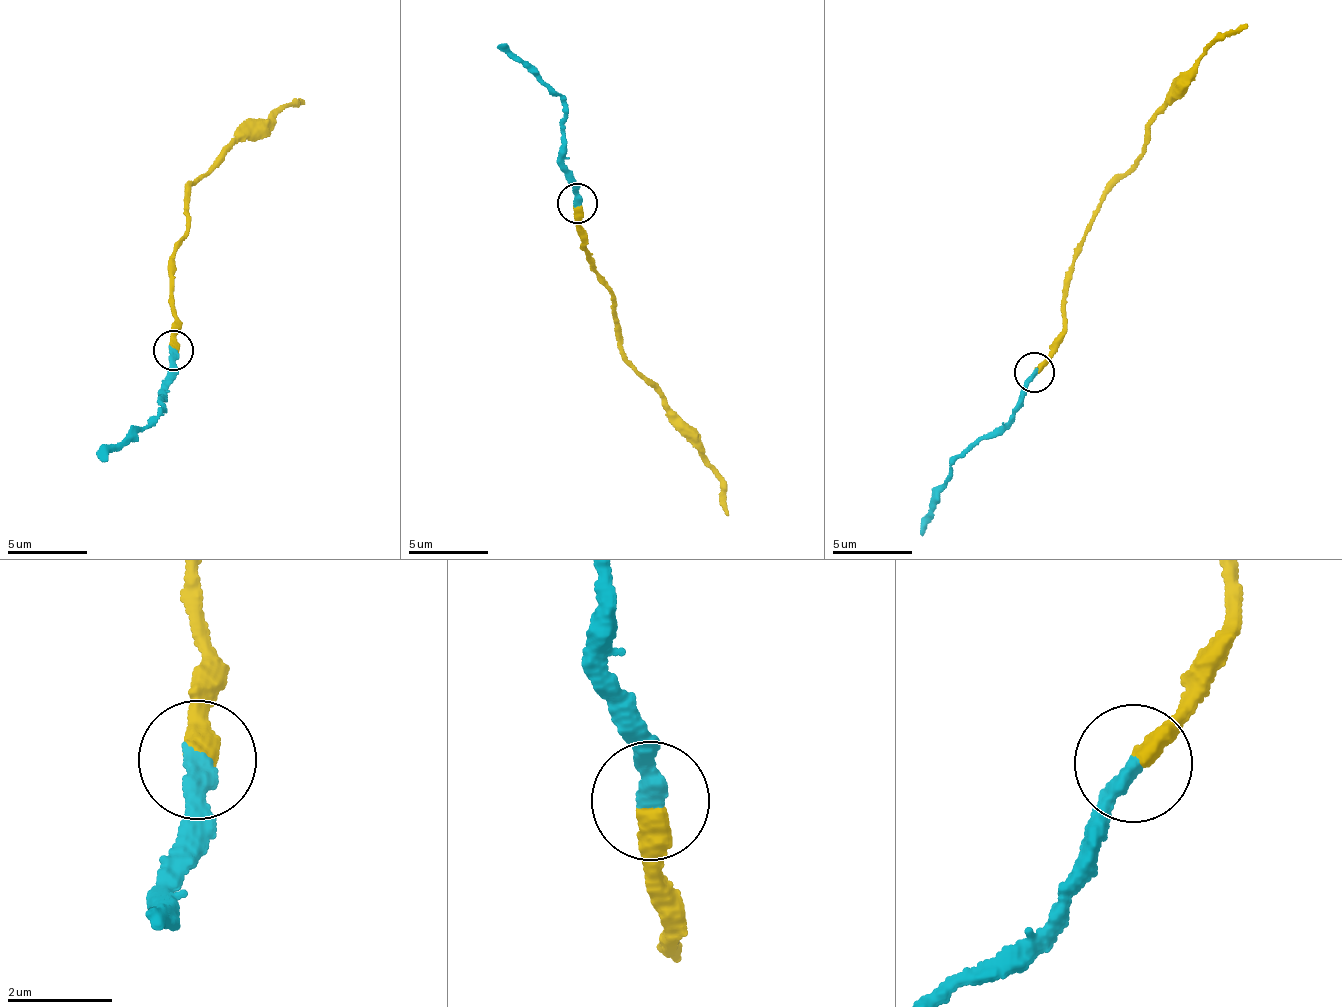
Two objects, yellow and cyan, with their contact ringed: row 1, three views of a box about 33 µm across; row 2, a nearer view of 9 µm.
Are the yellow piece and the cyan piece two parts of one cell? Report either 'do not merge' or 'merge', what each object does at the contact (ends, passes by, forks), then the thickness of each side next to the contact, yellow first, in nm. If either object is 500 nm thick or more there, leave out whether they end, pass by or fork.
merge | yellow ends | cyan ends | 440/380 nm

